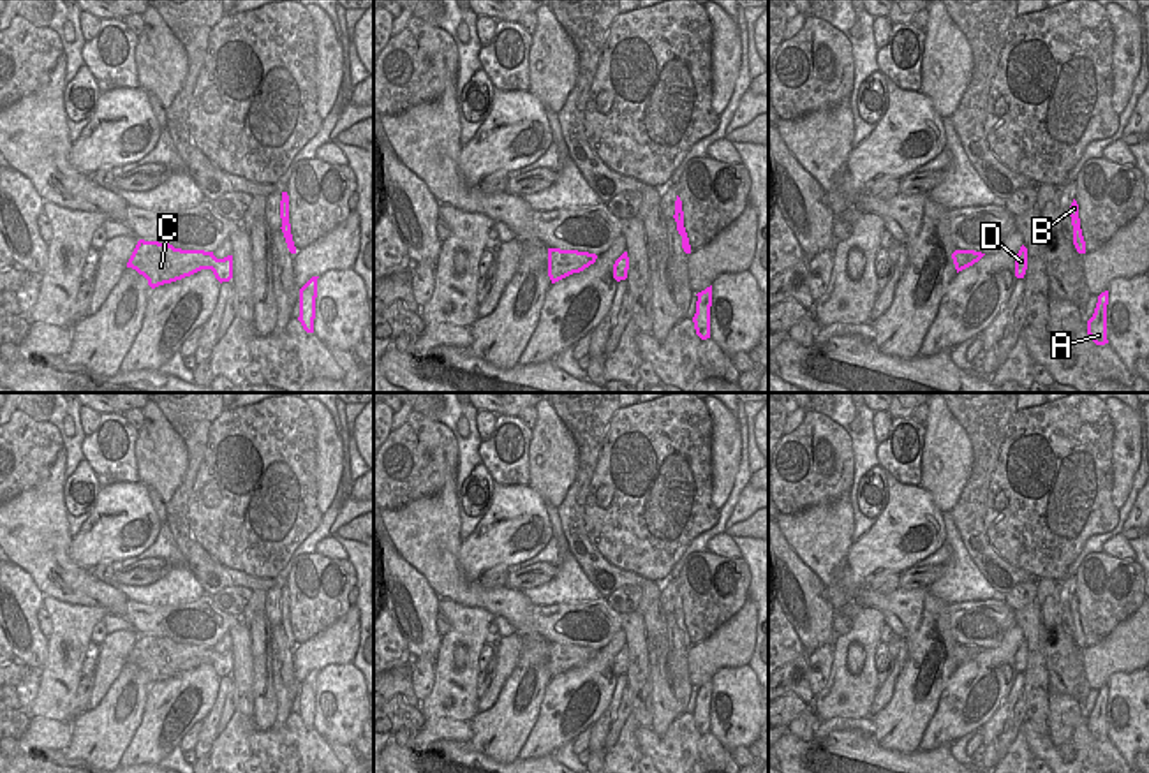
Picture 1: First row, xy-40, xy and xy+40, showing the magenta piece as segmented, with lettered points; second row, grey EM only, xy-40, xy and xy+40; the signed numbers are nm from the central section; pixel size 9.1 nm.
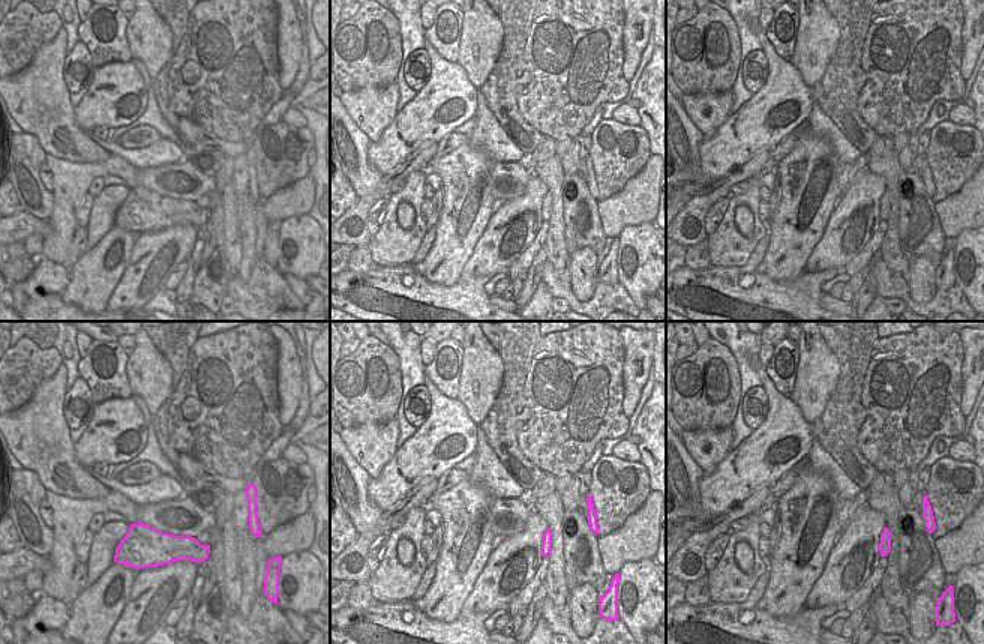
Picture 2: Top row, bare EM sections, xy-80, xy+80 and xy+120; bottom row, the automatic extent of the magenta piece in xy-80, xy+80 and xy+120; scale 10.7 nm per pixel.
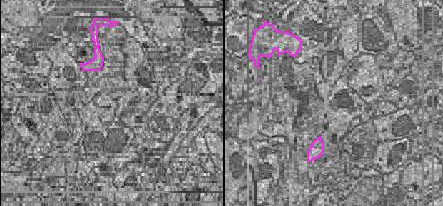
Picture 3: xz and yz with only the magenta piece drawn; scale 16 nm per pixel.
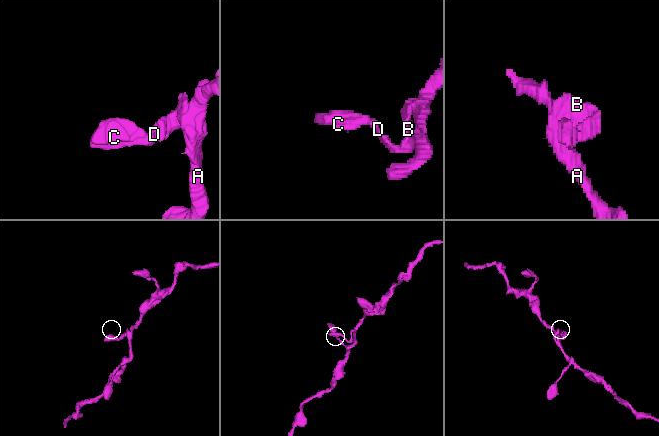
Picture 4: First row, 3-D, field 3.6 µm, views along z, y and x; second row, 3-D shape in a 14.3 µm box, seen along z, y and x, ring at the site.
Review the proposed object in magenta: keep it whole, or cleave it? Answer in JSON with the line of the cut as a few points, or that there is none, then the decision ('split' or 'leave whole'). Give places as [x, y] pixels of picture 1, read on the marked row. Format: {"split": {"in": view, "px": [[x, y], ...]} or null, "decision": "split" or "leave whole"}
{"split": null, "decision": "leave whole"}

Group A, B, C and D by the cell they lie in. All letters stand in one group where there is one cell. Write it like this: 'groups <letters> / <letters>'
groups A B C D

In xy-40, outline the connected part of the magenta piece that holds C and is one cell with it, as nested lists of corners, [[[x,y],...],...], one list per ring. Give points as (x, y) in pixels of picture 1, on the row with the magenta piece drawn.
[[[139,239],[127,268],[143,275],[152,289],[182,280],[201,269],[211,269],[222,283],[233,278],[233,255],[217,259],[213,252],[182,250],[169,243]]]

